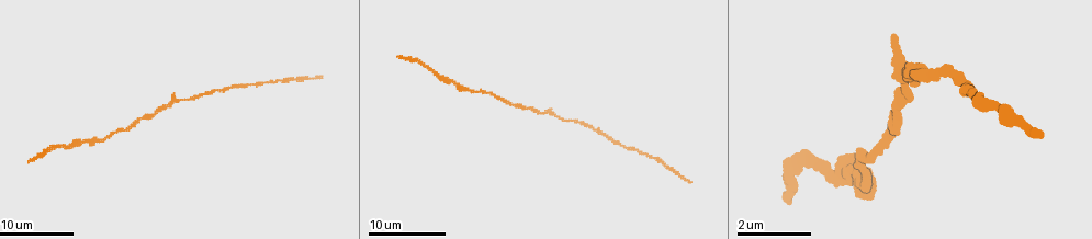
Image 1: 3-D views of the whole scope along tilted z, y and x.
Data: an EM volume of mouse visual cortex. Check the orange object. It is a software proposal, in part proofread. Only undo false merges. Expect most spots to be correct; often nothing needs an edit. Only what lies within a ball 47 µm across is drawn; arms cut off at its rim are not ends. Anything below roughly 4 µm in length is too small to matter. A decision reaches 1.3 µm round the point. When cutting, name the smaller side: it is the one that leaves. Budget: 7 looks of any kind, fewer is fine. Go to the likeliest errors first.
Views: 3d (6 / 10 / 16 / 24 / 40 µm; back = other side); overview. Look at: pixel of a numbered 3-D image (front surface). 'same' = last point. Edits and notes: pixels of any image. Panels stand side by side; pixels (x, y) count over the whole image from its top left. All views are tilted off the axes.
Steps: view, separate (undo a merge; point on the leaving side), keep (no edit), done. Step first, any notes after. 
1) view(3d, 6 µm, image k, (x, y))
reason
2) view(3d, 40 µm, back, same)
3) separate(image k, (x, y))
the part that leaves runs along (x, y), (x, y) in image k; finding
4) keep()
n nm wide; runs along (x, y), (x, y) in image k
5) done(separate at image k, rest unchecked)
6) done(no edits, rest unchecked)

view(3d, 16 µm, image 1, (545, 114))
three arms meet

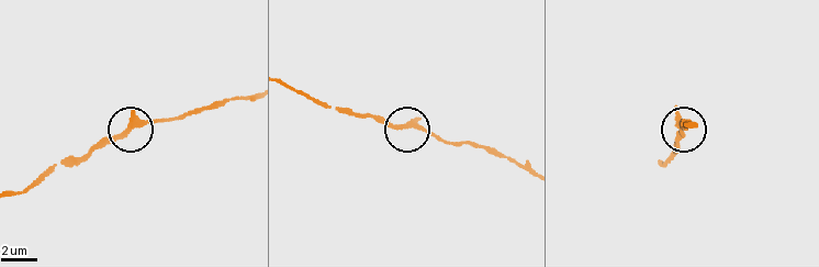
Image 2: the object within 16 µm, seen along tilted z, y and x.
view(3d, 6 µm, image 2, (126, 130))
closer look

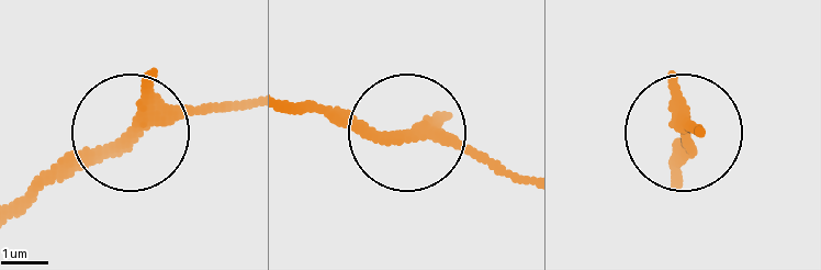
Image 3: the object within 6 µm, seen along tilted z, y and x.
keep()
runs along (406, 137), (458, 138), (513, 171) in image 3; continuous, no second neuron

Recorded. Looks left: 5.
view(3d, 16 µm, image 1, (455, 81))
thin neck

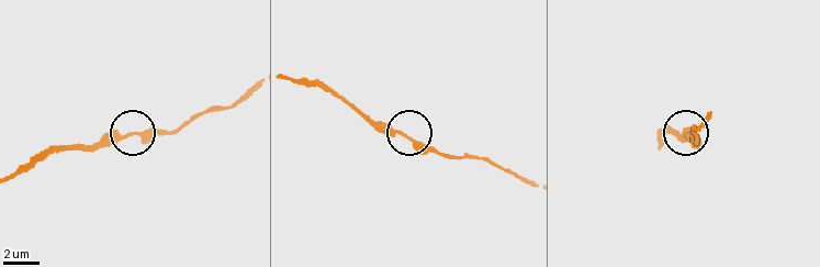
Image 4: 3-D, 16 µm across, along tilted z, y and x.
view(3d, 10 µm, image 4, (130, 135))
zoom in

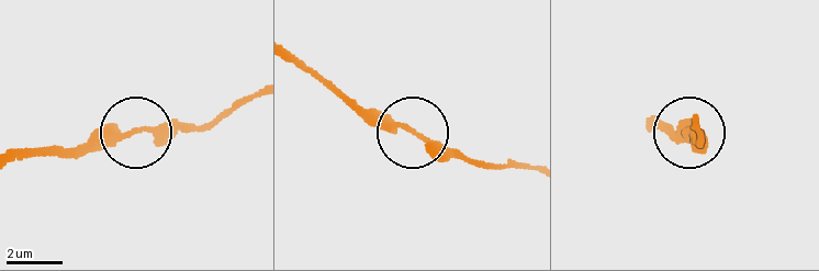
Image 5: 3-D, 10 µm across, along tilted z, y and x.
view(3d, 10 µm, back, image 5, (414, 133))

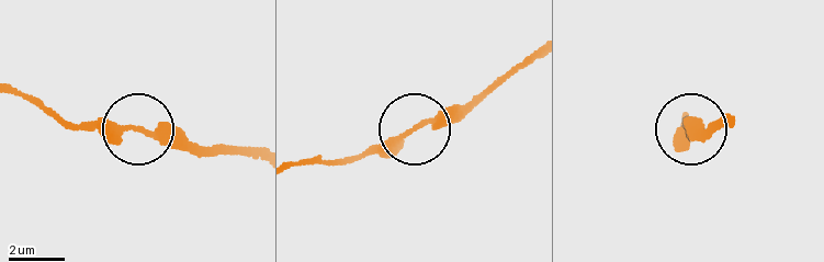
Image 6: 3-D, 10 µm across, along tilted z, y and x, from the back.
keep()
continuous, no second neuron

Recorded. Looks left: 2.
view(3d, 24 µm, image 1, (921, 66))
thin neck

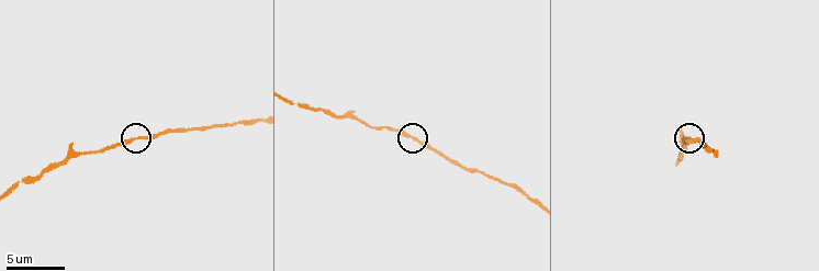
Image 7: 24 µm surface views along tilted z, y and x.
view(3d, 6 µm, image 7, (417, 137))

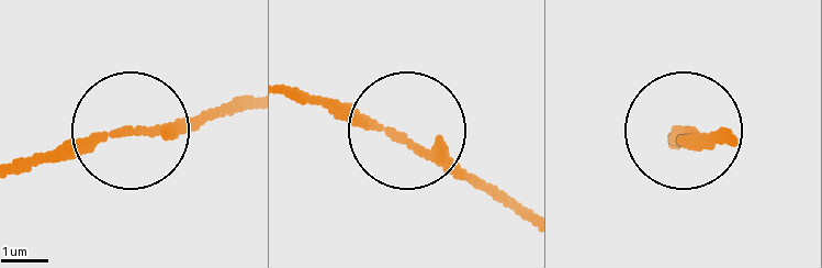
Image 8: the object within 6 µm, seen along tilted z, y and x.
keep()
runs along (20, 171), (120, 131), (237, 110) in image 8; all the same neuron

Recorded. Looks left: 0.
done(no edits, rest unchecked)

